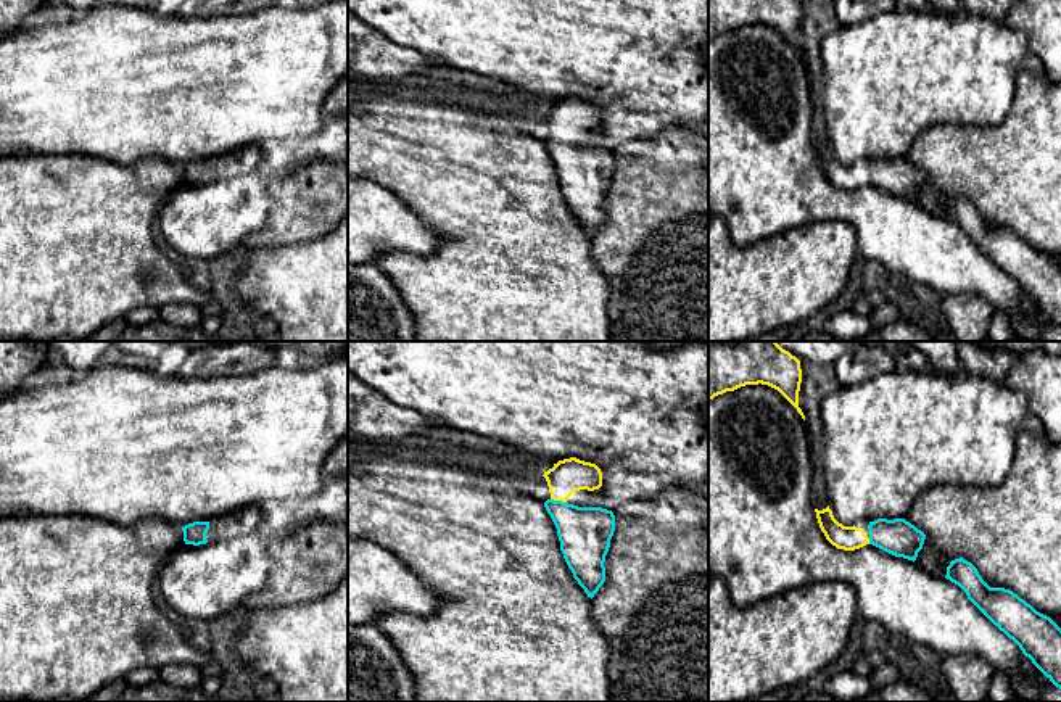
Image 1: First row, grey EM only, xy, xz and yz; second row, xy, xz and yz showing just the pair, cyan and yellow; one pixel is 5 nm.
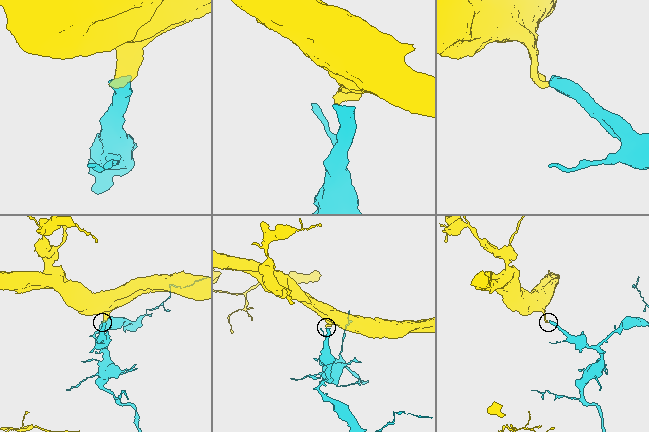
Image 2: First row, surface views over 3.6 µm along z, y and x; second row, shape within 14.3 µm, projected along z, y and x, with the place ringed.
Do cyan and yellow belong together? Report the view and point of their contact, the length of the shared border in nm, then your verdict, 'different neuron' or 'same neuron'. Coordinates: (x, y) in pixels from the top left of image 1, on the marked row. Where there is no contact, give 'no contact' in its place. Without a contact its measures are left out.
xz (559, 501) | 80 nm | same neuron

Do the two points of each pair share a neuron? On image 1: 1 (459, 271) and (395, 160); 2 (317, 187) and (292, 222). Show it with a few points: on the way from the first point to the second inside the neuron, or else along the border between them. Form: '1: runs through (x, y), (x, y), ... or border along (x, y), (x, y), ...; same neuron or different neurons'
1: runs through (469, 243), (469, 234), (422, 187); same neuron
2: runs through (309, 195), (295, 214); same neuron

